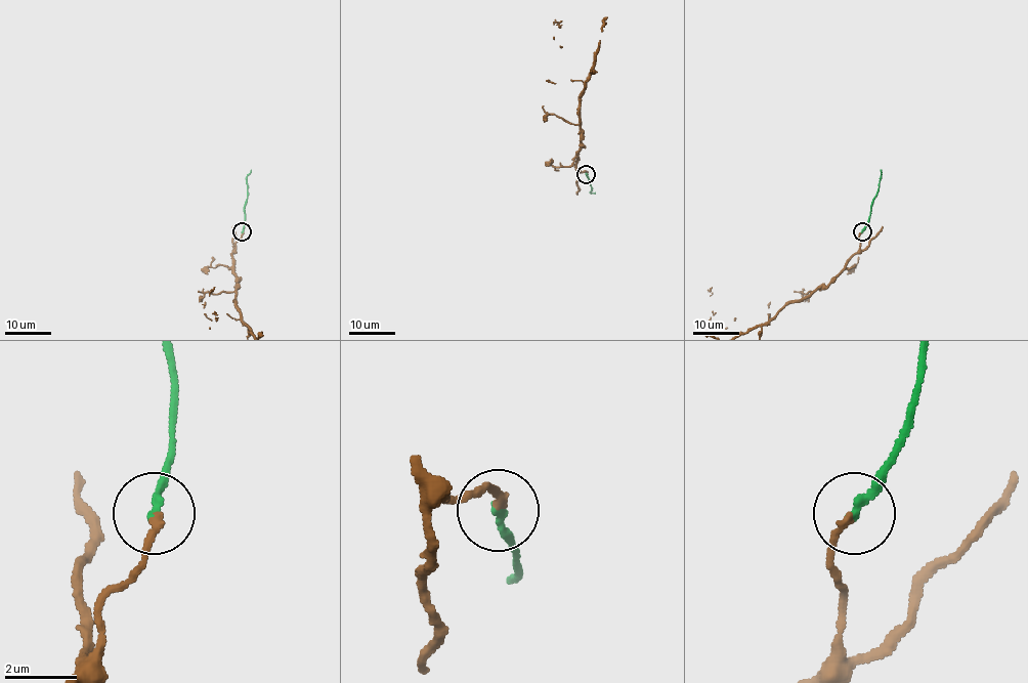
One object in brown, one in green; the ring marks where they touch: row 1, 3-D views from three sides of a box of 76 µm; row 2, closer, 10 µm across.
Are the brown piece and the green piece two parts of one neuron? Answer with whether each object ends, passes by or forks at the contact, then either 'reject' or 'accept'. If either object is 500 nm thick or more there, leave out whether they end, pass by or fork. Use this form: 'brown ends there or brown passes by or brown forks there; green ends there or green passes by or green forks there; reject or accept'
brown ends there; green ends there; accept

